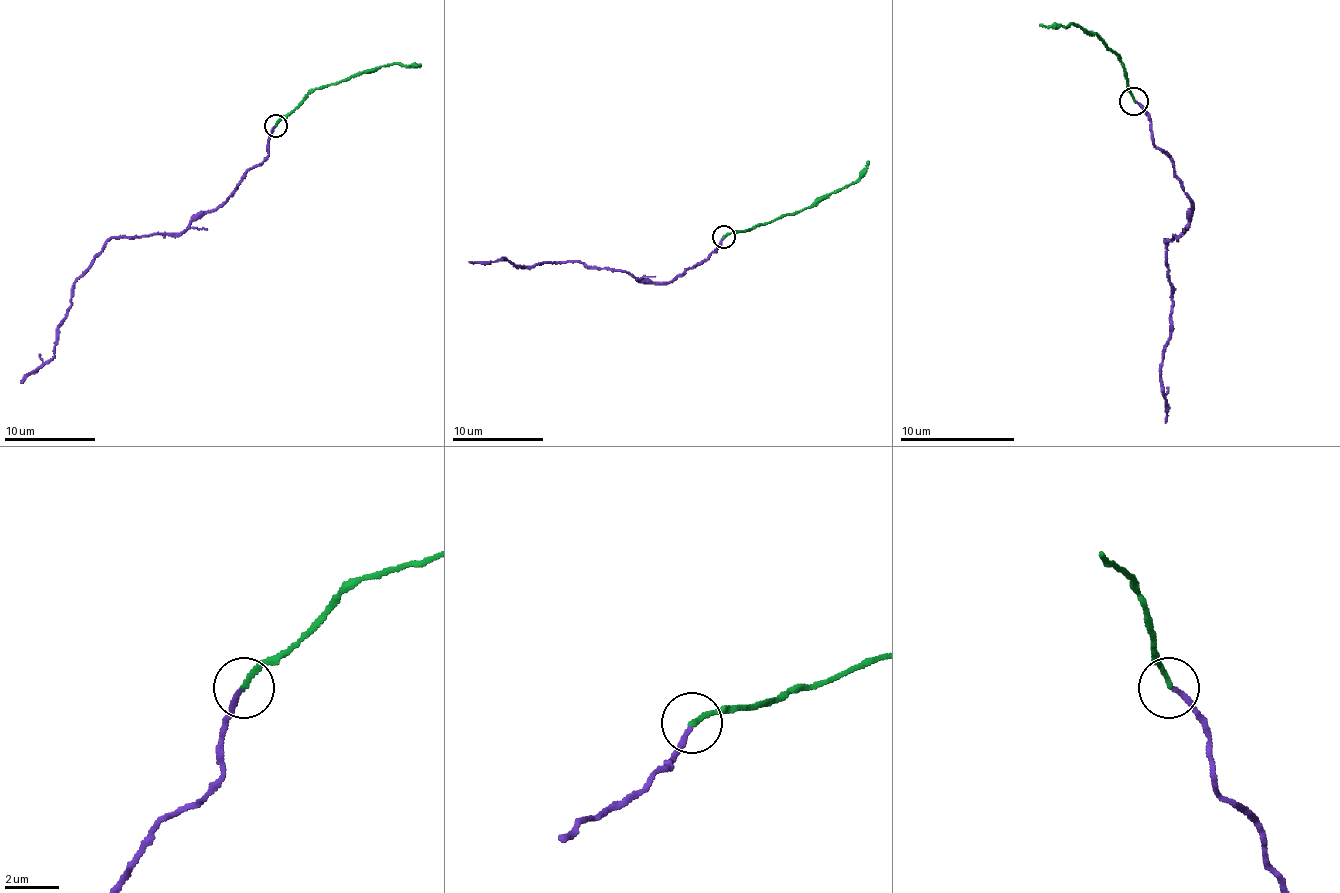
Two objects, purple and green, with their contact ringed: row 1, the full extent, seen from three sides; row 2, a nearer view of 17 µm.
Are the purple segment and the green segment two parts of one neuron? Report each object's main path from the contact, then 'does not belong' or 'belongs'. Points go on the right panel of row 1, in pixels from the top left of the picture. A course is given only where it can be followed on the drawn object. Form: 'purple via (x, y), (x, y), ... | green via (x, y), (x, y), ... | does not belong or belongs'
purple via (1134, 100), (1192, 200), (1192, 220), (1177, 238), (1166, 240), (1172, 300), (1160, 386), (1166, 395), (1166, 423) | green via (1134, 100), (1117, 55), (1094, 35), (1072, 23), (1040, 23) | does not belong

